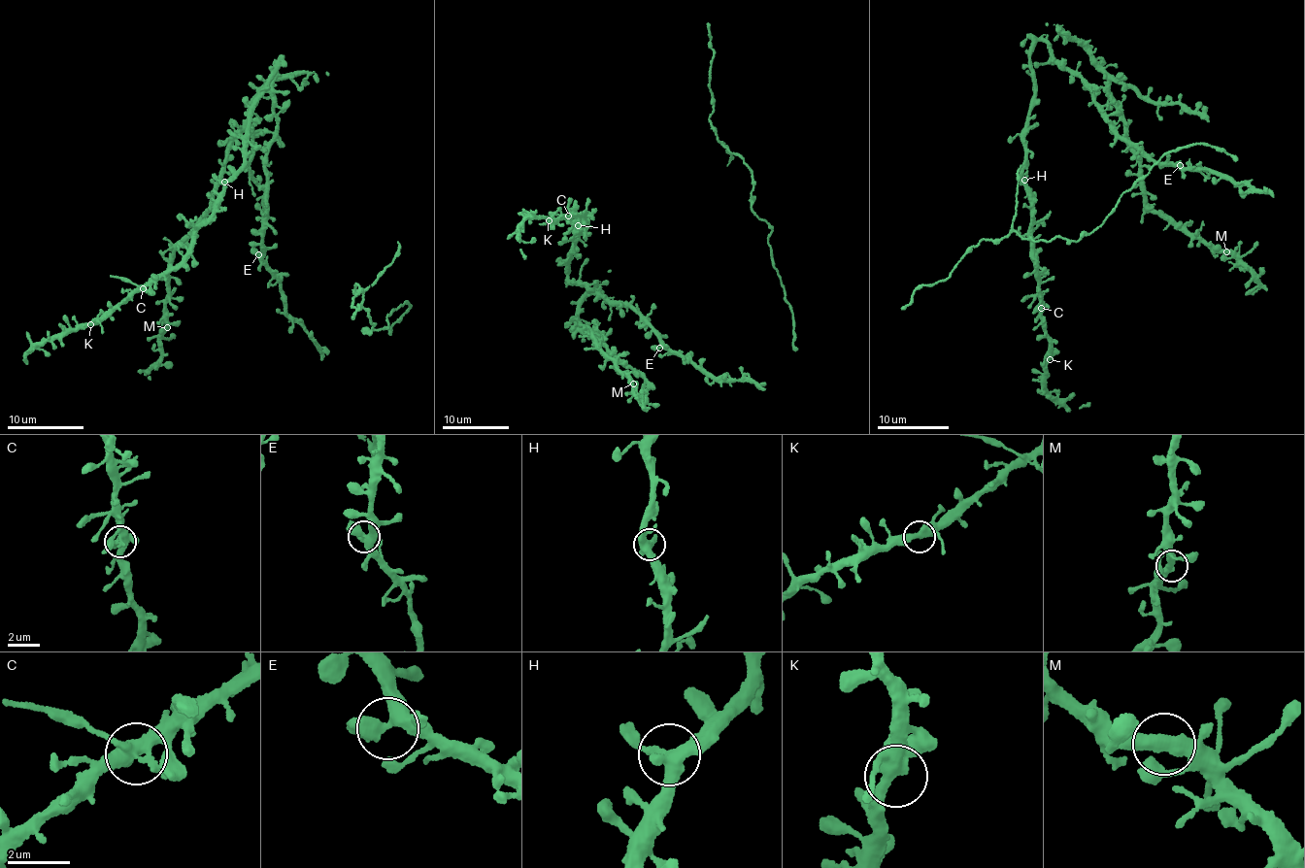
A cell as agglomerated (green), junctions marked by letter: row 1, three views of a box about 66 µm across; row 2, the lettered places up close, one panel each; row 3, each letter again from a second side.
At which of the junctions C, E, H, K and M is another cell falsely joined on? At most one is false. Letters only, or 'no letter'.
C

